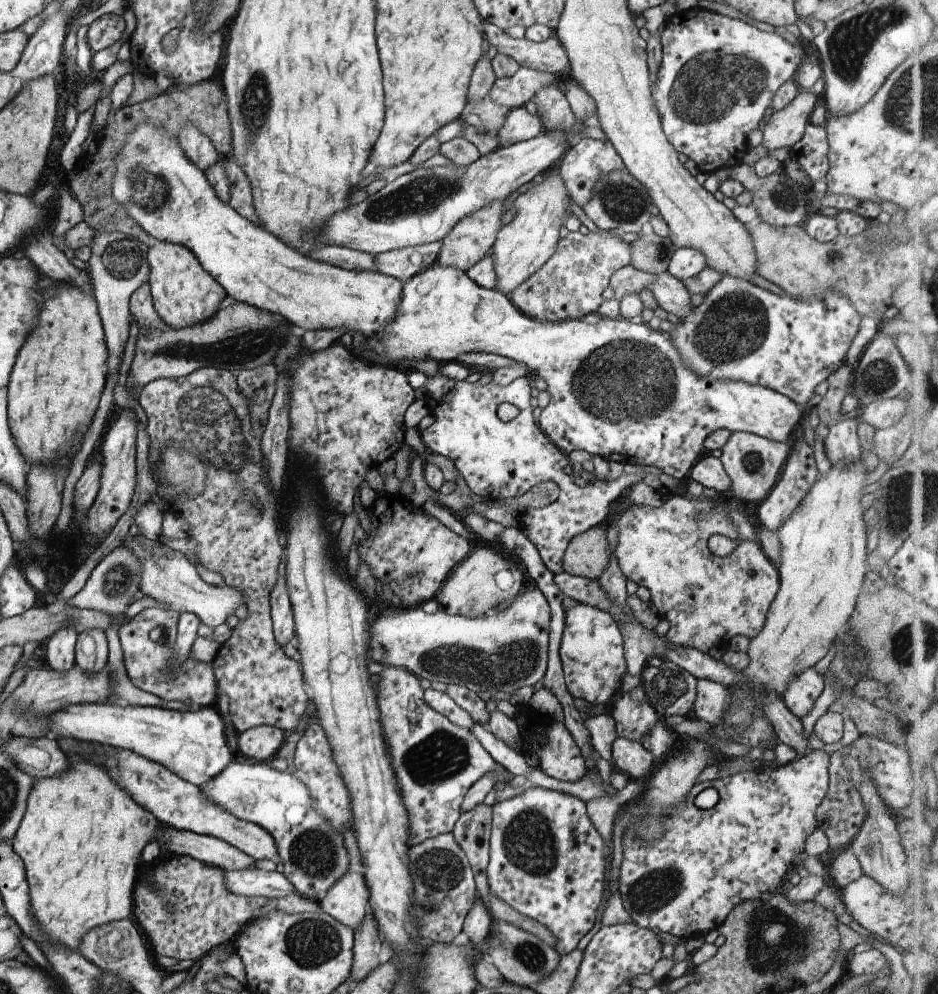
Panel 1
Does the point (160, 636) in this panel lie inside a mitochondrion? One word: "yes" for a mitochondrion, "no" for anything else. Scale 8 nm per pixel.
yes

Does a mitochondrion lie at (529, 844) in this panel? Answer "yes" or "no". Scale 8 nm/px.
yes

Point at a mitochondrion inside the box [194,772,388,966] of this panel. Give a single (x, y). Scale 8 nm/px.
(315, 853)

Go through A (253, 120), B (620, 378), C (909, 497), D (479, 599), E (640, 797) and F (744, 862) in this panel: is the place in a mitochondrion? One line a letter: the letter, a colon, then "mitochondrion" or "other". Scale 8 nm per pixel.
A: mitochondrion
B: mitochondrion
C: mitochondrion
D: mitochondrion
E: other
F: other

